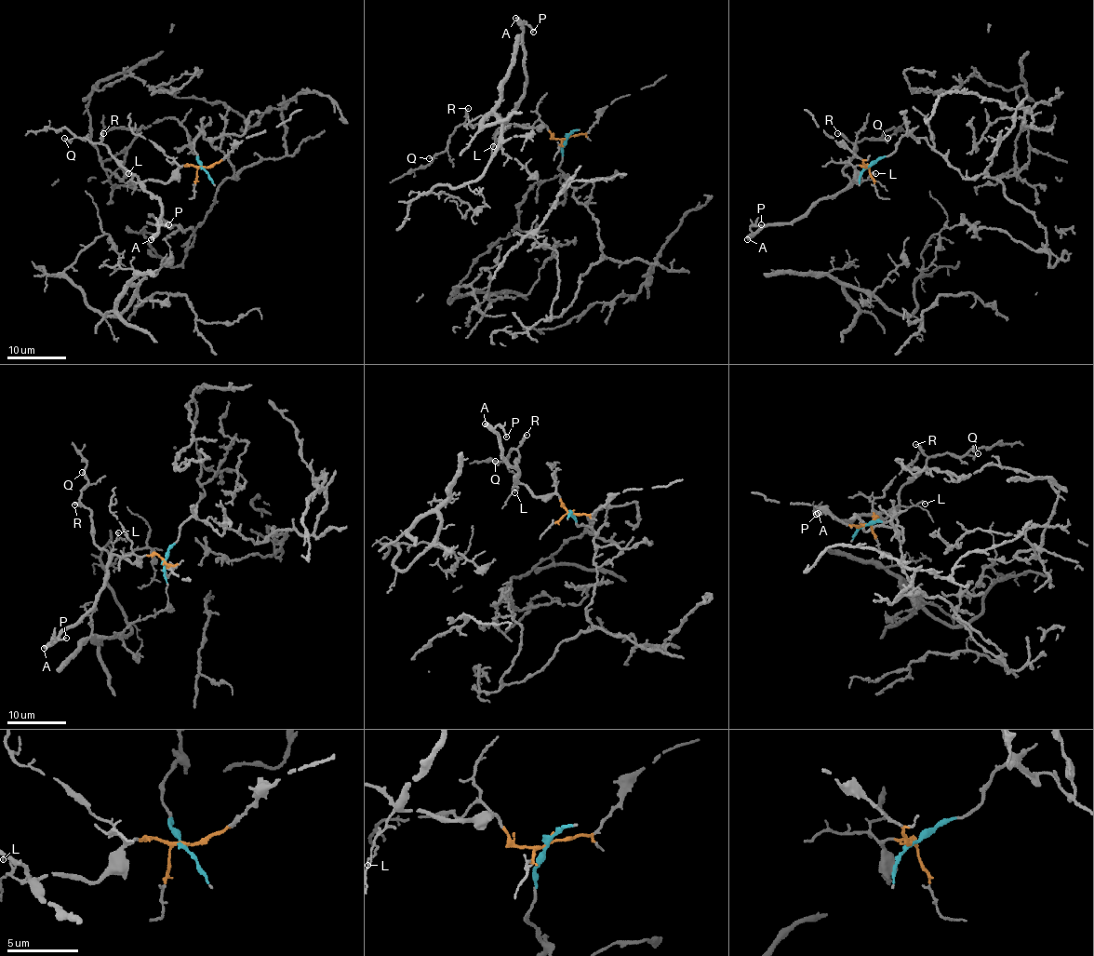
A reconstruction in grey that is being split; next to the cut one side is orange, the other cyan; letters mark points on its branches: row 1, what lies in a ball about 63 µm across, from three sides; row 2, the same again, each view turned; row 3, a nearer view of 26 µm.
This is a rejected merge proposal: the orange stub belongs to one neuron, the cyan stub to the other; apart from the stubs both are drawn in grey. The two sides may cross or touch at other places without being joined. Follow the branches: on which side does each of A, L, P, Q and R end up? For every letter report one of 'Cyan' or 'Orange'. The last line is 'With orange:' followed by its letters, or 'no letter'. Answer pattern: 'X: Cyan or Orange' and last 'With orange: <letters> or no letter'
A: Orange
L: Orange
P: Orange
Q: Orange
R: Orange
With orange: A, L, P, Q, R

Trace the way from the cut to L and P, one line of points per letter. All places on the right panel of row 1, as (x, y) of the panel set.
L: (867, 167), (855, 167), (857, 182), (853, 179), (853, 181), (860, 182), (873, 172), (875, 174)
P: (867, 167), (857, 165), (857, 182), (853, 179), (788, 222), (752, 230), (762, 224)

